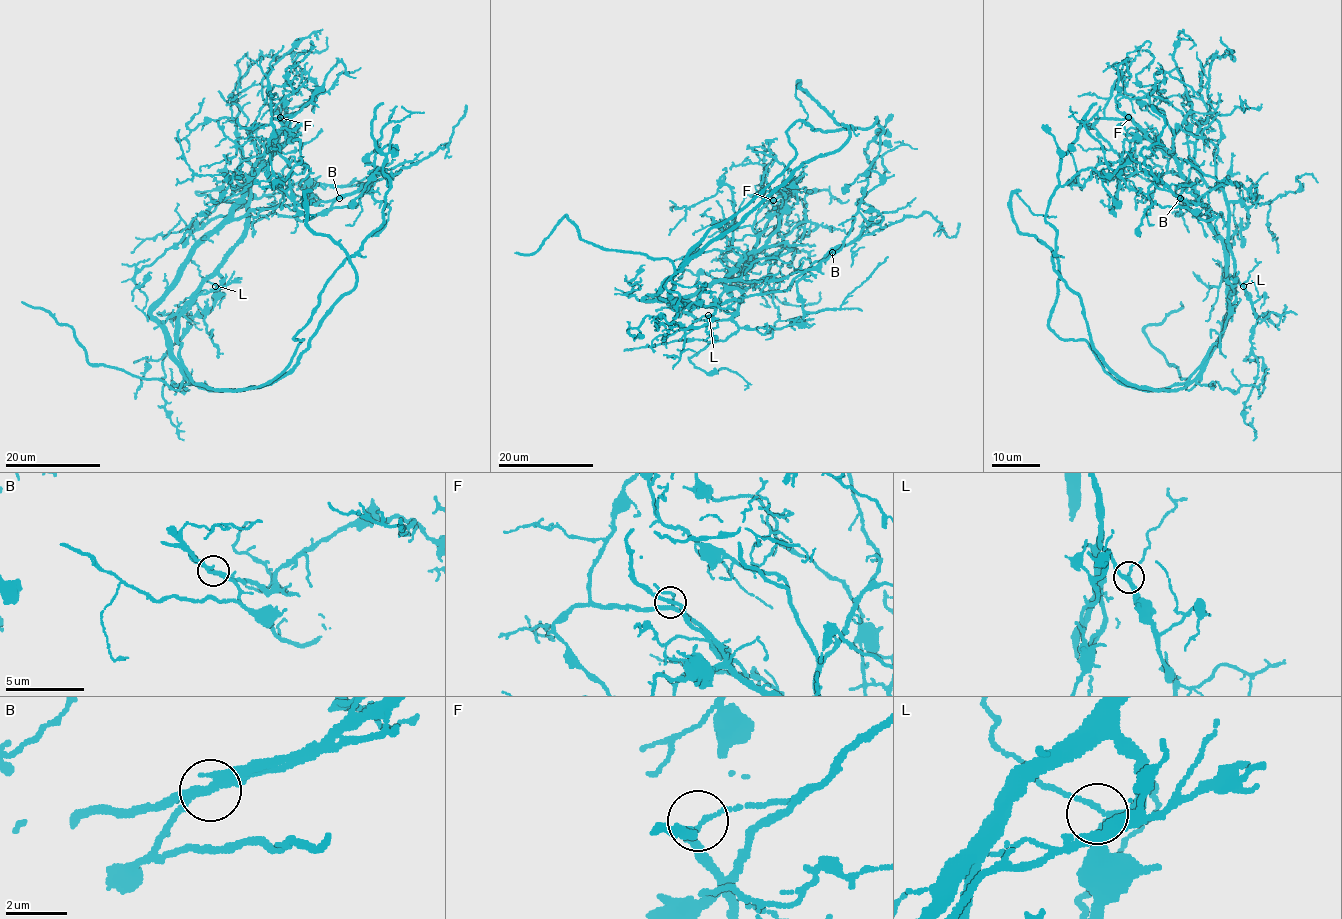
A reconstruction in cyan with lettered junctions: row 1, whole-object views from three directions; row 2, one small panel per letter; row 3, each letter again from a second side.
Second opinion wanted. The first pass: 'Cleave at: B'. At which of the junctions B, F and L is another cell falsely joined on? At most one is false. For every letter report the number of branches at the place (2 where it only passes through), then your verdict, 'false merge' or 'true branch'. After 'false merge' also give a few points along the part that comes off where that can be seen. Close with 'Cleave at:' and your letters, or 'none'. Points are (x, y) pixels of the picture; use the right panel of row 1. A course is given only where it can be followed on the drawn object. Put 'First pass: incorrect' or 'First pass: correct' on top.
First pass: correct
B: 3 branches meet; false merge; foreign part runs (1180, 198), (1222, 213), (1235, 290), (1201, 366), (1139, 390), (1048, 325), (1045, 220), (1136, 143)
F: 3 branches meet; true branch
L: 3 branches meet; true branch
Cleave at: B

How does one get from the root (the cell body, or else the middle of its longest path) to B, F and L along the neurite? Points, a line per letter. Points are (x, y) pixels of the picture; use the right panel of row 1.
B: (1186, 381), (1201, 363), (1207, 350), (1219, 341), (1231, 299), (1235, 260), (1223, 217), (1207, 206), (1180, 198)
F: (1186, 381), (1208, 357), (1228, 314), (1228, 250), (1180, 164), (1128, 117)
L: (1186, 381), (1201, 363), (1207, 350), (1219, 341), (1235, 274), (1243, 286)

